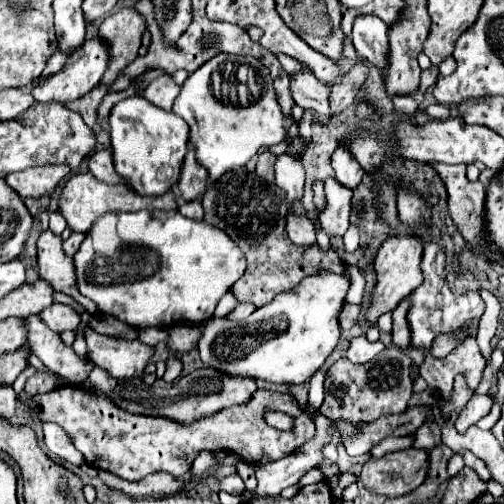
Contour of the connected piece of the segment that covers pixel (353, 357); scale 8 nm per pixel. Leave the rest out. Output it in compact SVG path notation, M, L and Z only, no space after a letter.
M361 335L351 341L351 345L347 349L347 359L353 363L367 363L375 355L379 355L379 351L383 351L383 349L385 349L385 345L381 341L371 343L371 341L367 341L365 335Z

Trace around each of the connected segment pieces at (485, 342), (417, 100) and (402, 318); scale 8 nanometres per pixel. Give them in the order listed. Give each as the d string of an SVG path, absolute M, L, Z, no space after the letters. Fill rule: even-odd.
M482 289L479 294L485 302L485 311L480 318L477 343L481 349L482 355L486 363L491 363L491 355L493 347L490 345L491 339L494 337L498 323L501 306L498 299L488 290Z
M413 93L413 95L395 95L395 97L393 97L395 107L397 107L401 113L405 113L405 115L413 115L413 113L419 109L421 101L423 101L423 95L421 95L421 93Z
M403 299L403 303L397 305L397 309L393 311L393 343L399 345L403 351L409 349L409 341L411 341L411 331L407 325L407 311L409 311L409 301Z

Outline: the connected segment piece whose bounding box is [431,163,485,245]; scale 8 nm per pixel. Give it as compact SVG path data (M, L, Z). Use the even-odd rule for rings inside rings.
M431 163L439 173L447 189L447 209L459 229L459 233L469 241L483 245L483 203L485 203L485 185L481 181L471 183L465 177L465 165L445 165Z

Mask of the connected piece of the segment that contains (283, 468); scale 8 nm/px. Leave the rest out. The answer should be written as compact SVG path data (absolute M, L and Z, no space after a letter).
M317 415L317 431L315 437L303 443L301 451L295 455L287 455L283 459L277 459L275 463L265 463L263 467L257 467L257 489L243 491L243 499L259 499L259 497L279 497L281 491L289 485L295 485L305 471L313 469L323 459L323 447L331 441L327 427L329 419L323 415Z

